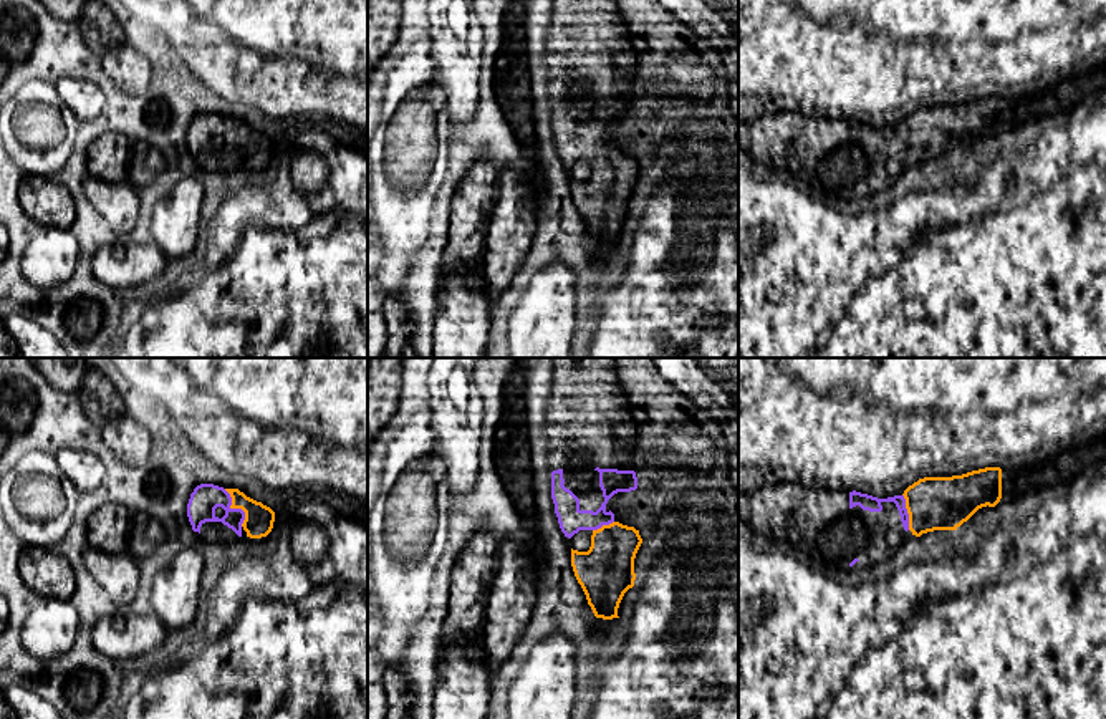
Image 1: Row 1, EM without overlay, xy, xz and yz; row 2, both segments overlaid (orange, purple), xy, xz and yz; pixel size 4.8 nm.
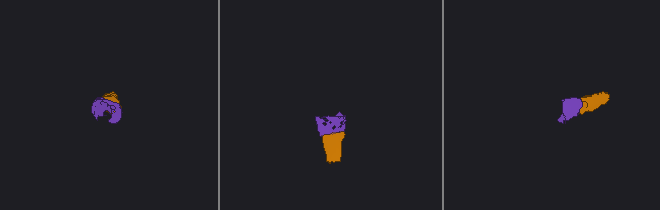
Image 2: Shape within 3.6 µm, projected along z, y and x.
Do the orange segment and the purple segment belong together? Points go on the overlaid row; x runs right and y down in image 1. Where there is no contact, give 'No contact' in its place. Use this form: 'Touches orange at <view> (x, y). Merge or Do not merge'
Touches orange at xy (235, 507). Merge

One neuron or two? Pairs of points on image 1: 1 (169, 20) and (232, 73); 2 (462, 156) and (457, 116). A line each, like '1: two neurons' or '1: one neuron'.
1: one neuron
2: two neurons

